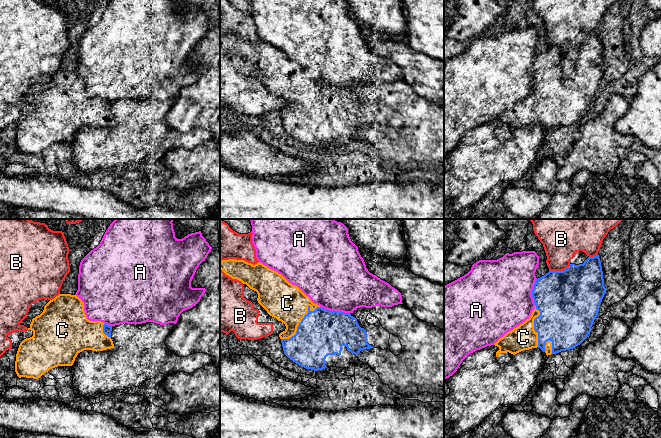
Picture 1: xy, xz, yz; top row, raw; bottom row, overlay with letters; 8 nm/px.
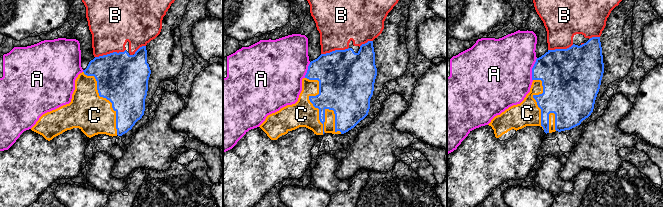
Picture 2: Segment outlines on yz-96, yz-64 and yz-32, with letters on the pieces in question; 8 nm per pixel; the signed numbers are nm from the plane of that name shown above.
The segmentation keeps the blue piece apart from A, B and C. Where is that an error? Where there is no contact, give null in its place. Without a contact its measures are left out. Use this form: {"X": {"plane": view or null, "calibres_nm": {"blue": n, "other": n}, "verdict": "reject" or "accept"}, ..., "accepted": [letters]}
{"A": {"plane": "xz", "calibres_nm": {"blue": 380, "other": 500}, "verdict": "reject"}, "B": {"plane": "yz", "calibres_nm": {"blue": 500, "other": 280}, "verdict": "reject"}, "C": {"plane": "xz", "calibres_nm": {"blue": 380, "other": 300}, "verdict": "accept"}, "accepted": ["C"]}

